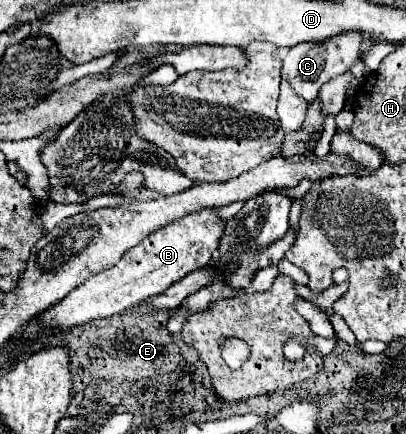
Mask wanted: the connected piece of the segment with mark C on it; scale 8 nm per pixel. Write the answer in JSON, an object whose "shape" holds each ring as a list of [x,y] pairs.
{"shape":[[[338,33],[338,37],[330,37],[330,41],[320,41],[320,43],[302,43],[296,45],[288,51],[288,55],[282,61],[282,73],[290,81],[292,89],[312,103],[320,91],[320,87],[330,81],[336,75],[342,75],[346,71],[354,71],[354,76],[360,81],[367,77],[371,70],[365,64],[358,61],[358,51],[362,47],[362,33]]]}

